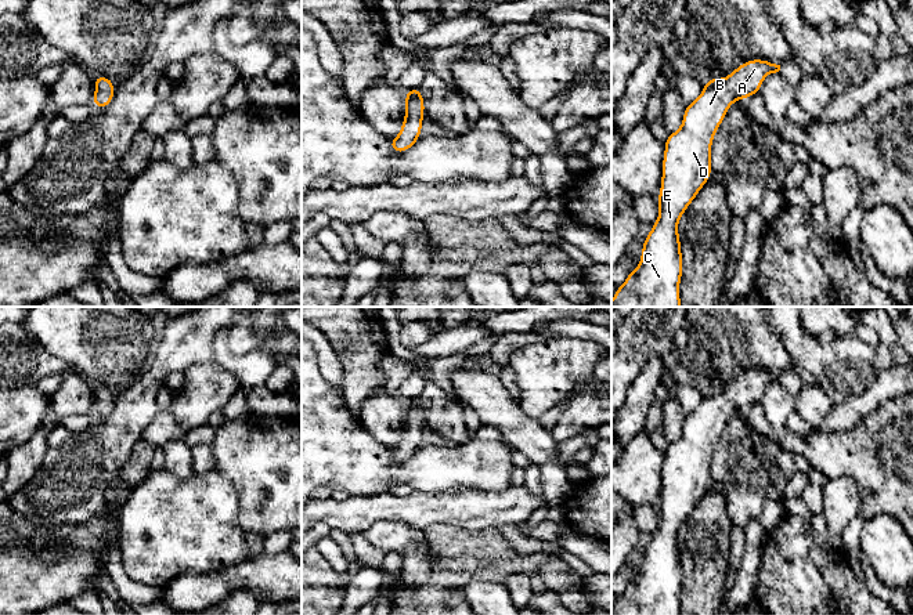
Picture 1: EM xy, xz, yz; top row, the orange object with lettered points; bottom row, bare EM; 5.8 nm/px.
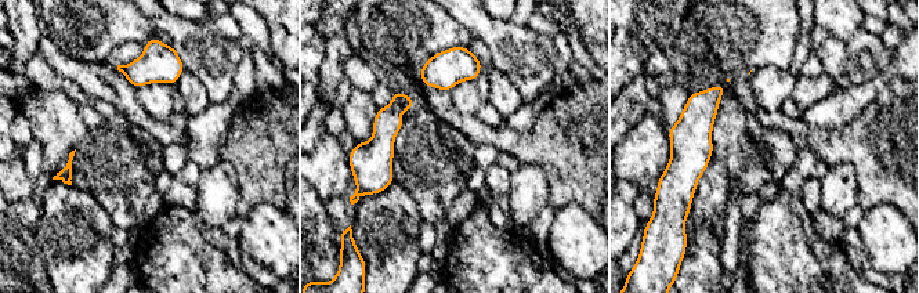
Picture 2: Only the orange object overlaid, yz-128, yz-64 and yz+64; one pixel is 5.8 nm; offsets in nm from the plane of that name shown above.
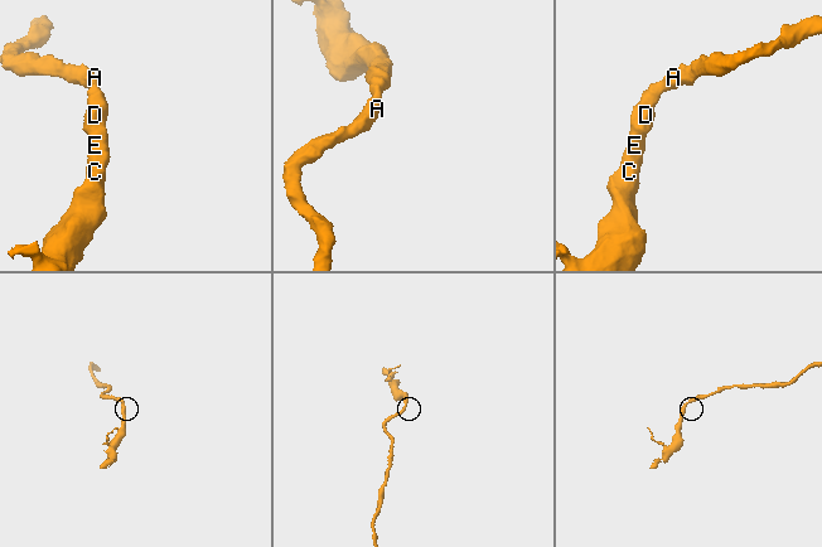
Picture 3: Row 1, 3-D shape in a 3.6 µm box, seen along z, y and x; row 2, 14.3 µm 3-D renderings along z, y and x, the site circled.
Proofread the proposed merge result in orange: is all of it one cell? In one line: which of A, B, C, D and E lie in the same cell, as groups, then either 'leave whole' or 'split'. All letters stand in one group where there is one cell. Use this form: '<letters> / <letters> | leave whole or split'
A B C D E | leave whole

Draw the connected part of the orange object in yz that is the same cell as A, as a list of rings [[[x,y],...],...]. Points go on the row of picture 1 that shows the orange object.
[[[746,61],[728,77],[707,79],[697,100],[688,104],[681,127],[675,133],[668,134],[664,142],[663,176],[660,195],[657,198],[658,218],[642,242],[643,249],[639,267],[627,275],[622,286],[616,289],[611,307],[681,307],[679,283],[682,279],[683,261],[678,221],[694,200],[699,191],[710,180],[712,173],[711,144],[729,106],[737,100],[746,100],[758,94],[765,76],[779,70],[780,65],[771,61]]]

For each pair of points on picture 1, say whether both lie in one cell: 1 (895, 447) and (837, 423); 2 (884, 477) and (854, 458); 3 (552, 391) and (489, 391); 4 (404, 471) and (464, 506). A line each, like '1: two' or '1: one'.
1: two
2: one
3: two
4: two

